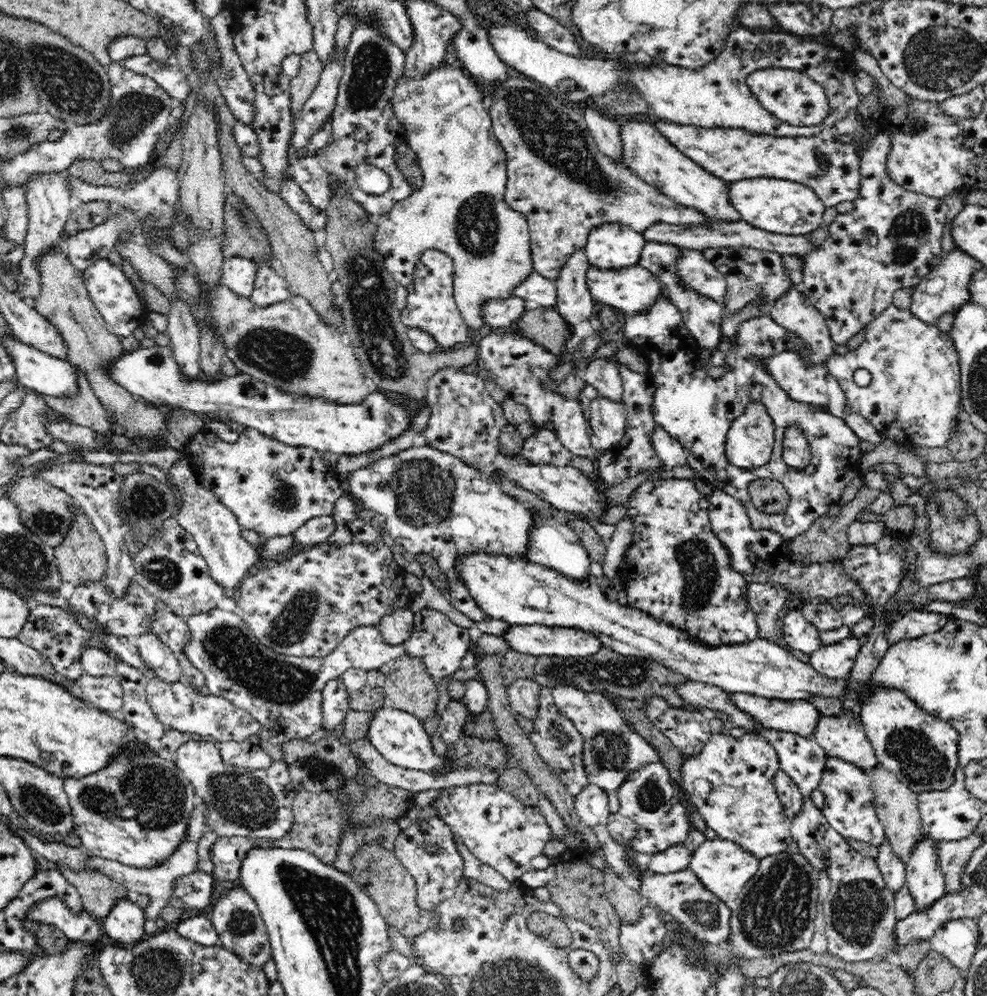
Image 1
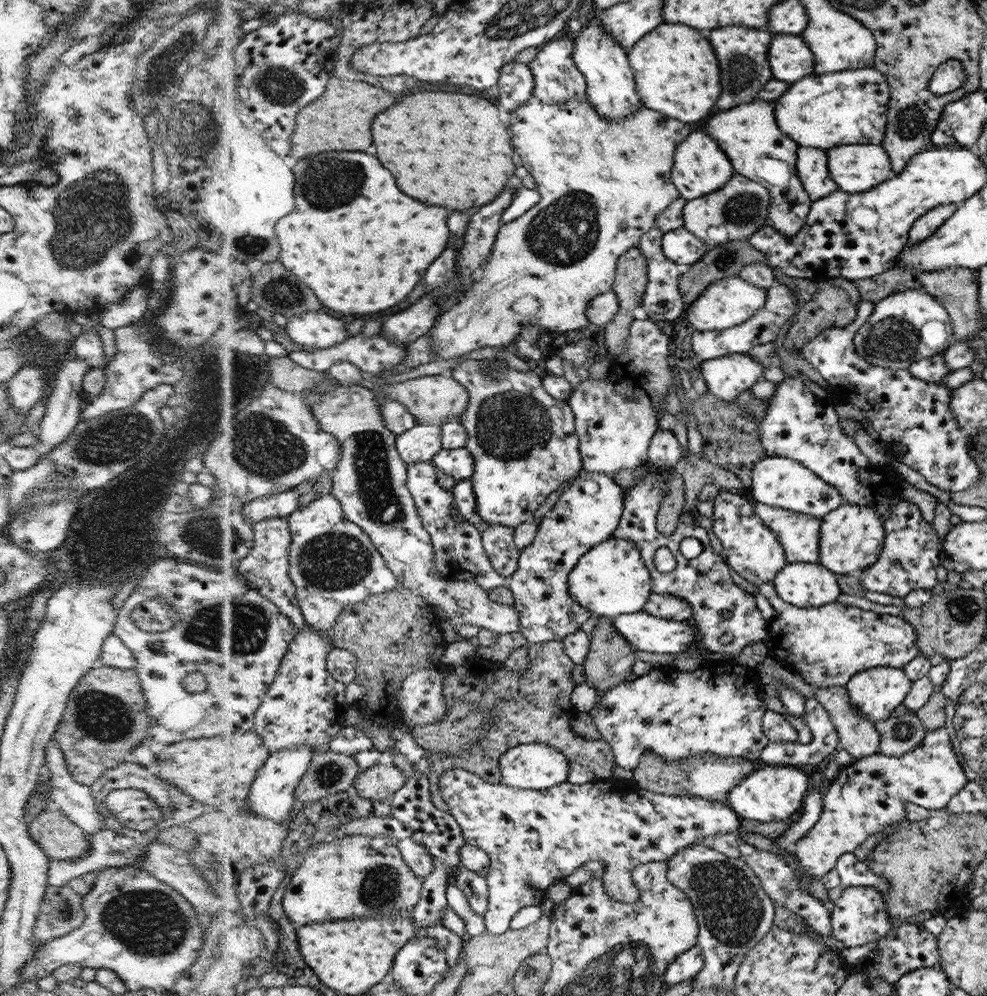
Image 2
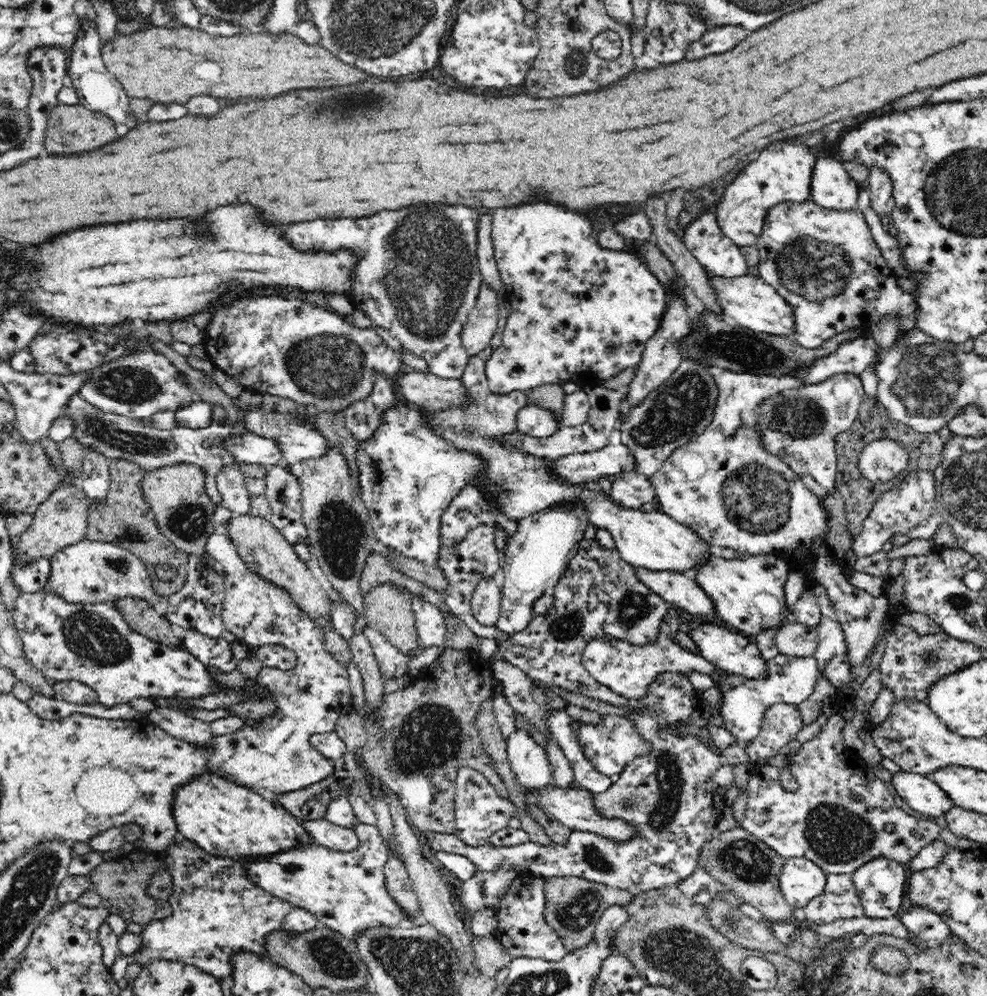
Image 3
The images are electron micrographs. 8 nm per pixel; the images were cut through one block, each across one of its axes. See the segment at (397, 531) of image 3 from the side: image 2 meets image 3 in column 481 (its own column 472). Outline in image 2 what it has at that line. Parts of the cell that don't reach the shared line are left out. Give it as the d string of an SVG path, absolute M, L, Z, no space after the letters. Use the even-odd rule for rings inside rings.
M444 449L432 461L438 469L442 469L446 474L453 476L456 482L462 482L473 476L473 470L476 468L473 454L470 449Z

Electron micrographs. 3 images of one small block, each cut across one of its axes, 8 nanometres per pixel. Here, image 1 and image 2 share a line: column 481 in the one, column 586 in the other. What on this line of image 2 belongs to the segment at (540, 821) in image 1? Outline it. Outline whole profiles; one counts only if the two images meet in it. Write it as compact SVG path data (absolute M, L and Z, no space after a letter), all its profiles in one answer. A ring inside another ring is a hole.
M461 767L448 770L441 776L441 794L450 806L449 814L454 814L462 825L467 844L480 848L490 858L490 865L484 873L489 902L483 918L486 930L492 934L505 933L509 922L522 909L541 905L554 882L564 880L588 861L604 863L601 876L612 898L623 904L633 904L641 896L633 880L633 870L638 865L667 861L688 846L700 845L700 841L717 837L718 834L733 833L741 826L741 818L726 803L699 797L657 794L638 787L635 782L614 778L595 779L587 784L567 781L544 790L518 789L487 782Z

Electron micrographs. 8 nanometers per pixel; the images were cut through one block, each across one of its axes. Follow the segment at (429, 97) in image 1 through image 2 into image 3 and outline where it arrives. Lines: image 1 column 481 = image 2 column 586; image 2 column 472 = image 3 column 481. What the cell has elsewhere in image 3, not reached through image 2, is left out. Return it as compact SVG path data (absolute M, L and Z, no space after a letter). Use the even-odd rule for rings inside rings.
M483 283L476 306L463 325L461 344L469 357L478 356L490 346L499 318L501 317L501 294Z

